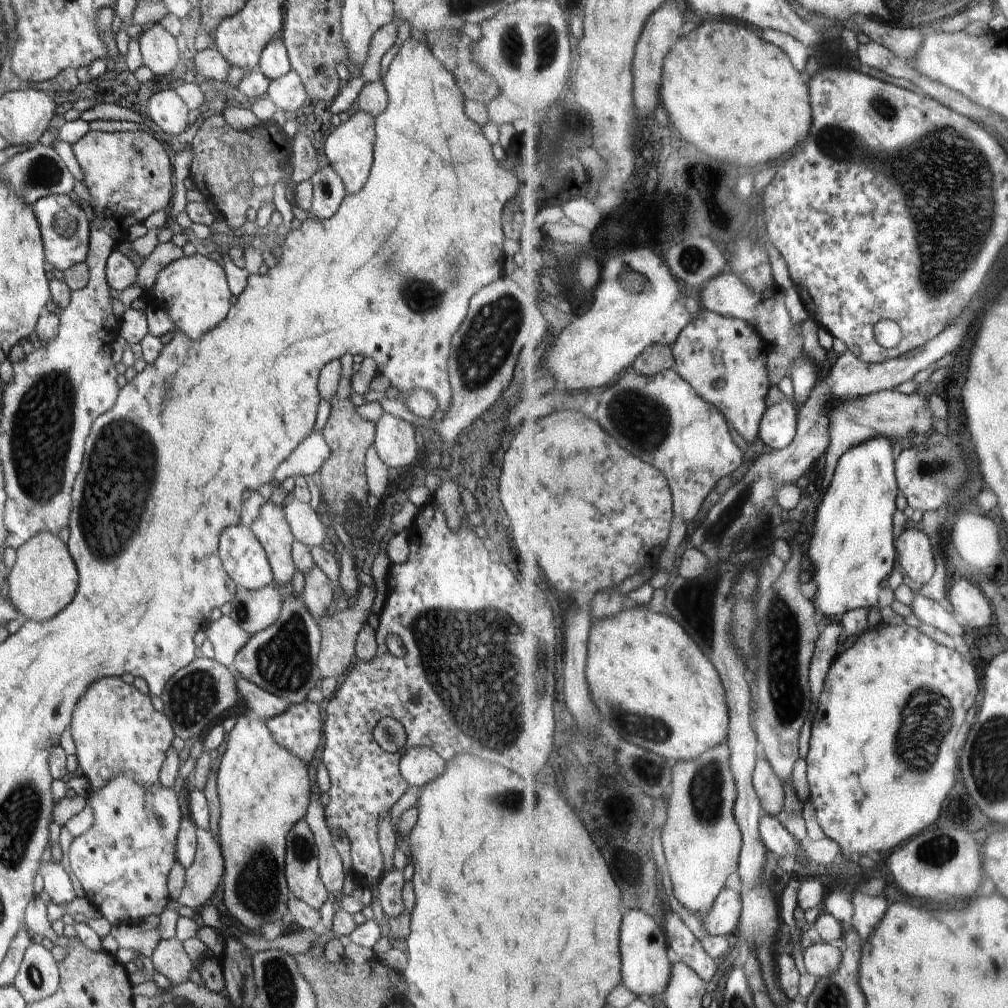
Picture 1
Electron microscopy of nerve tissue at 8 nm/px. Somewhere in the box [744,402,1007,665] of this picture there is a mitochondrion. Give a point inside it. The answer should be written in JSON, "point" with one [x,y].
{"point":[933,468]}

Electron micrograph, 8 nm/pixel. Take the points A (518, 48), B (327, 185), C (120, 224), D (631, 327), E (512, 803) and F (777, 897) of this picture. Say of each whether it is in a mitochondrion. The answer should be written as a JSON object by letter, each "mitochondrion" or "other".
{"A":"mitochondrion","B":"mitochondrion","C":"other","D":"other","E":"mitochondrion","F":"other"}

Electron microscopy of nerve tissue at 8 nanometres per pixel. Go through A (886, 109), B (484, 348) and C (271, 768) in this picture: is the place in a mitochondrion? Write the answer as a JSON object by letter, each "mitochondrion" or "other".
{"A":"mitochondrion","B":"mitochondrion","C":"other"}

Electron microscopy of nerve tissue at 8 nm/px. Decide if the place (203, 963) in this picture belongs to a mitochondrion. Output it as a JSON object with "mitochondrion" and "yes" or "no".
{"mitochondrion":"no"}

